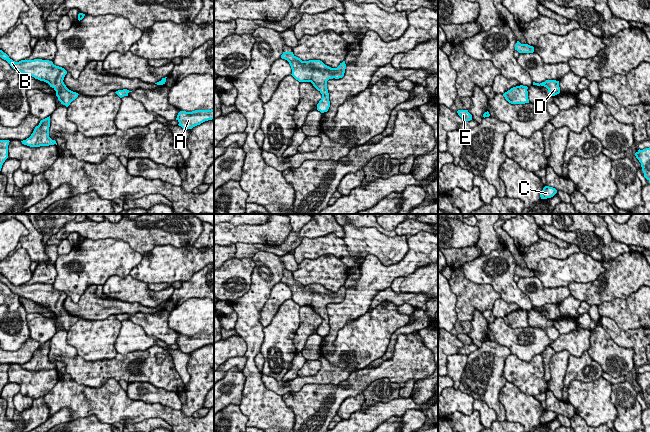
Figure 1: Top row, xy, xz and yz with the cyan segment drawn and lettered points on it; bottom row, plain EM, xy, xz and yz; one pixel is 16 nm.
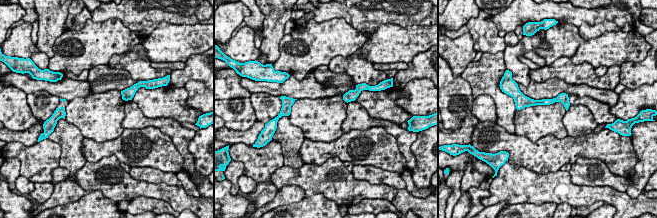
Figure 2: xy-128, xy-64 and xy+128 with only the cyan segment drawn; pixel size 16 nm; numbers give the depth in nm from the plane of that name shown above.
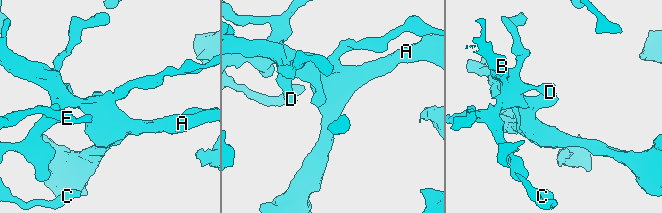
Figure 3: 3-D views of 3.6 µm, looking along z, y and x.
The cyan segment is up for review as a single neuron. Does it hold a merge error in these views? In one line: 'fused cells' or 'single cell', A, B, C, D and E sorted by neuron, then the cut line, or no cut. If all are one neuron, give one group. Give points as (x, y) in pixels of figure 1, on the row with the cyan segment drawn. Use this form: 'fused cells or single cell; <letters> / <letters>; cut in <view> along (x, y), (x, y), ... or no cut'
single cell; A B C D E; no cut

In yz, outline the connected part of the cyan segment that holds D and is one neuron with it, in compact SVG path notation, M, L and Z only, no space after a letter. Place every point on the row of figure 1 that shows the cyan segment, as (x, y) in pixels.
M546 80L545 82L542 82L540 84L533 82L533 85L541 85L546 87L548 89L549 95L551 96L555 96L560 93L559 81L556 80Z

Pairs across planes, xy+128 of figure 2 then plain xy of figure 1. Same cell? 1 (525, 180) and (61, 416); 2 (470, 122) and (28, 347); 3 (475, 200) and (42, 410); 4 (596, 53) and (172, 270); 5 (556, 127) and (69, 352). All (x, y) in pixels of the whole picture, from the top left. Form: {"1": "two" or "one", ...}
{"1": "two", "2": "one", "3": "one", "4": "one", "5": "two"}

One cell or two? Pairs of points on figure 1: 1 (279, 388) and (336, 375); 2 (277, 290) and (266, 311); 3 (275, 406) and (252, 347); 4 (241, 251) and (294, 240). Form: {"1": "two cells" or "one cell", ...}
{"1": "one cell", "2": "one cell", "3": "one cell", "4": "one cell"}

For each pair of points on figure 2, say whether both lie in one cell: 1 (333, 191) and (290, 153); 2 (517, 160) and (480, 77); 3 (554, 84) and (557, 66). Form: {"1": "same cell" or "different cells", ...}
{"1": "different cells", "2": "different cells", "3": "different cells"}

